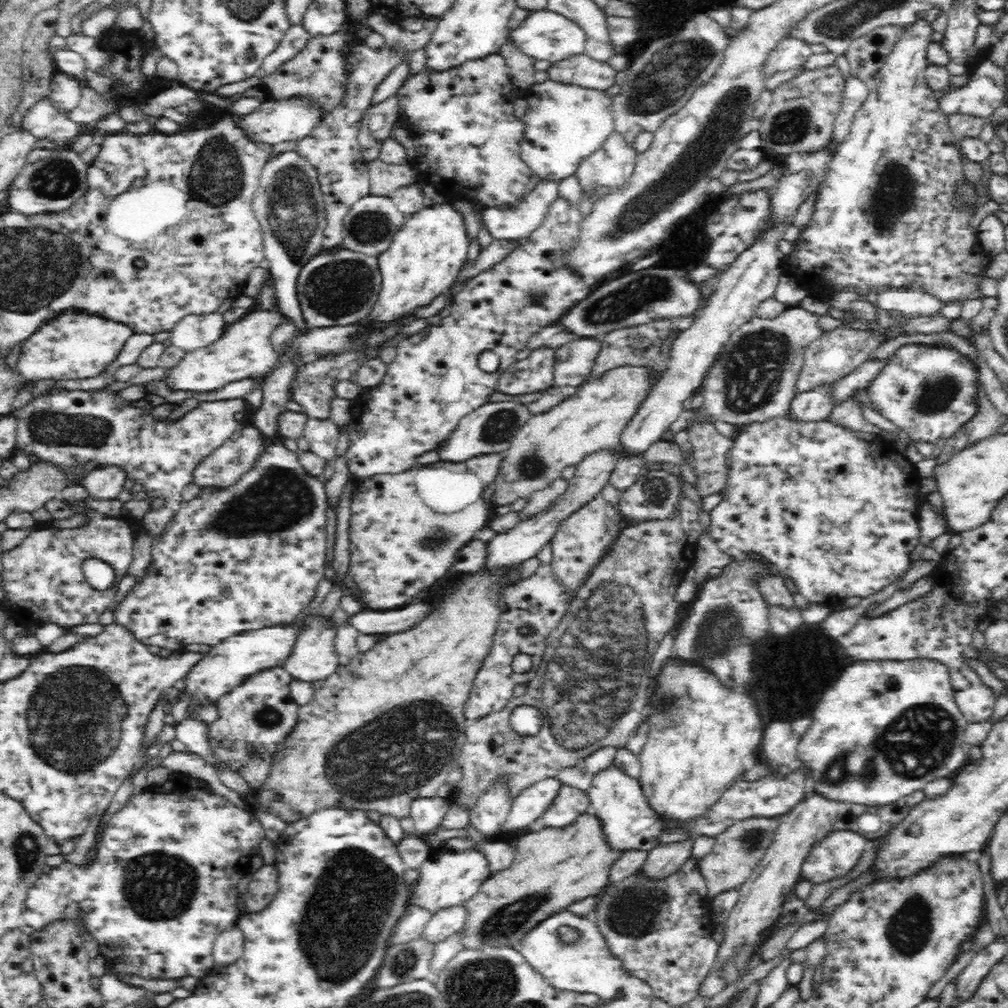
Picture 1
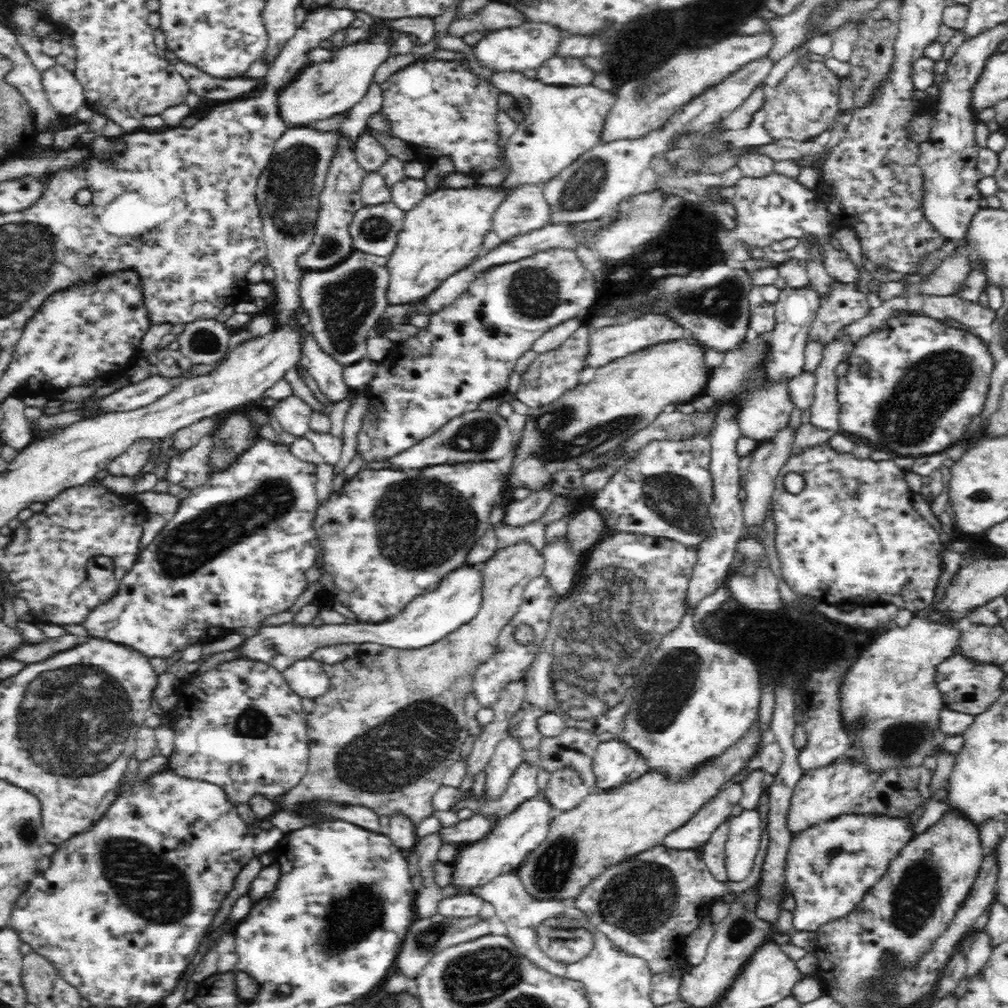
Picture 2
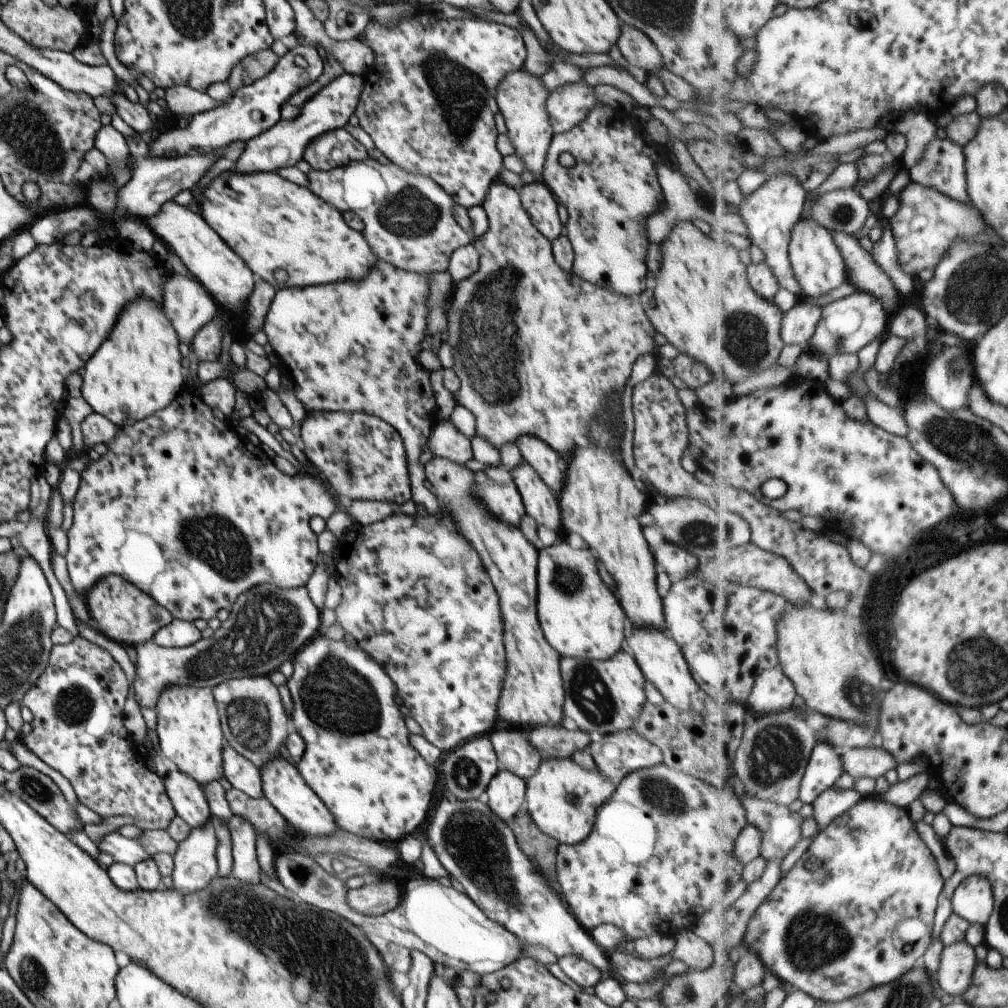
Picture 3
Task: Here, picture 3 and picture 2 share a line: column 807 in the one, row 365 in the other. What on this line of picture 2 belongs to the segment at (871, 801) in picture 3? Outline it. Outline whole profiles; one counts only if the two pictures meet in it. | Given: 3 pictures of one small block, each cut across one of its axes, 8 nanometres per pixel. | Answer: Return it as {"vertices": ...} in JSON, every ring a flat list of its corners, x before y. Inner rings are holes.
{"vertices":[[898,316,888,319,879,331,862,337,853,346,853,349,849,352,849,360,846,360,846,362,849,364,849,369,837,382,837,397,841,412,839,431,861,442,878,444,880,448,886,448,886,450,892,450,896,454,914,458,945,452,948,446,952,446,954,442,964,438,972,419,978,416,984,408,984,401,990,386,990,374,992,368,994,368,987,345,980,337,964,329,948,327,942,321,926,316]]}

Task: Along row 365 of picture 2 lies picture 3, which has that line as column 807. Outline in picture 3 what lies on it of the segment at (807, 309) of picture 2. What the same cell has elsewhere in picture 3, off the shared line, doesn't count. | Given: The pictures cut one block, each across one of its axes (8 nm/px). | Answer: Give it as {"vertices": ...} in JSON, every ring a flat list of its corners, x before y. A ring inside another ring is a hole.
{"vertices":[[824,737,819,739,802,780,800,801,813,805,825,790,829,790,843,776,844,768,843,756,837,754,837,748]]}

